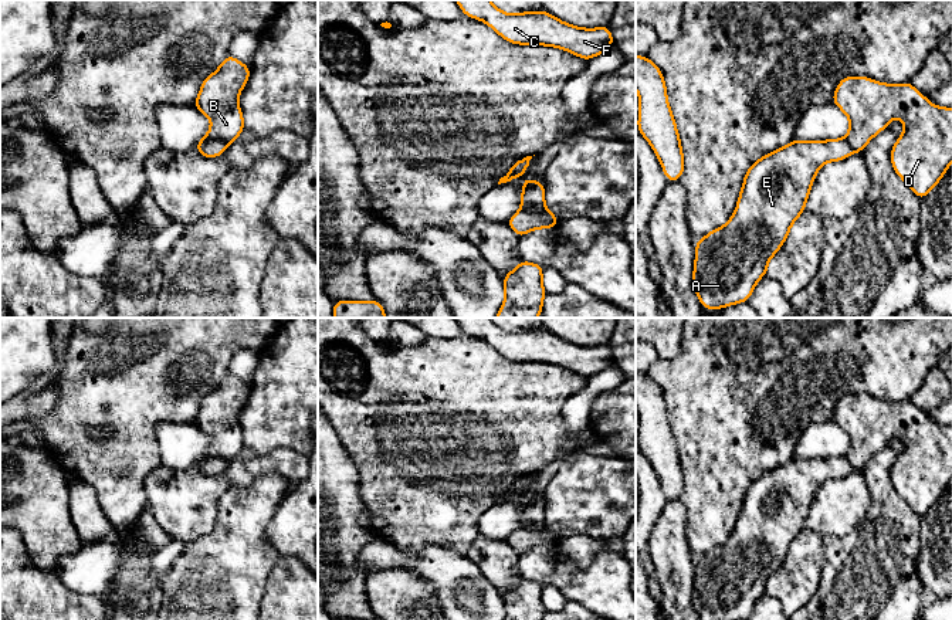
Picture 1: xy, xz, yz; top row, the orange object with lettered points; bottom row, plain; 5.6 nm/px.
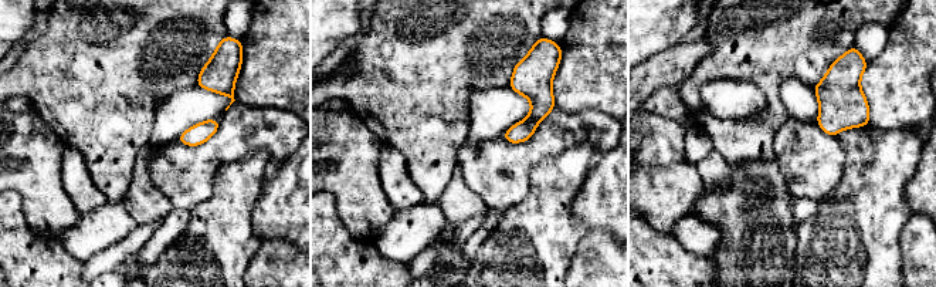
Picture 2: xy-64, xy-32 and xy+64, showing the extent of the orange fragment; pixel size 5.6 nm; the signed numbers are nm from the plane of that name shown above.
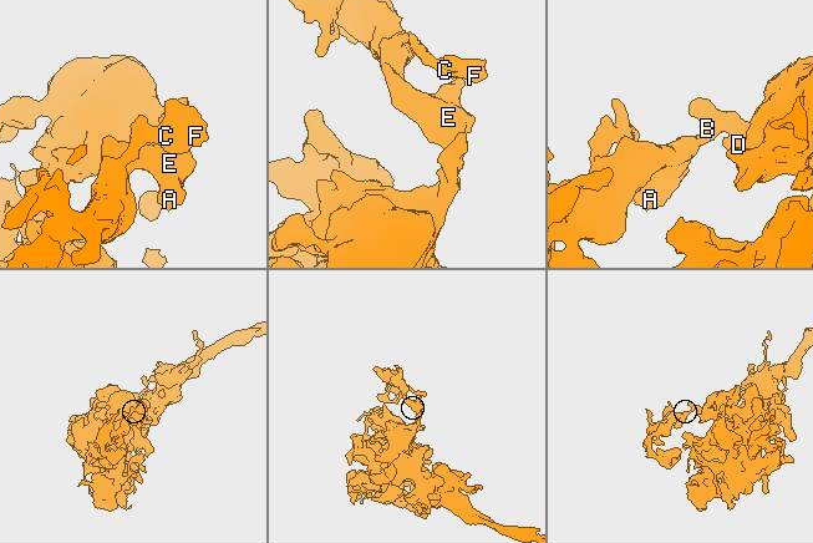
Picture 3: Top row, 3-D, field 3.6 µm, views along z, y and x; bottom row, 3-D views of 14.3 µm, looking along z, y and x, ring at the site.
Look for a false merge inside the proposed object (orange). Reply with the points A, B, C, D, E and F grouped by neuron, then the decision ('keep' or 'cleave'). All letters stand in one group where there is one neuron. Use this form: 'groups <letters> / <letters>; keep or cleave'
groups A C E F / B D; cleave

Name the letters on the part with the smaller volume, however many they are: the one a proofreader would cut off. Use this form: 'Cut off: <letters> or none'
Cut off: A, C, E, F

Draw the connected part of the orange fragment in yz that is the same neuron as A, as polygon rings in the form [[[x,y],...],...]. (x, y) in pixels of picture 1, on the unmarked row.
[[[795,457],[756,478],[729,539],[695,562],[692,604],[699,620],[749,619],[769,577],[804,529],[817,488],[853,471],[846,457]]]

